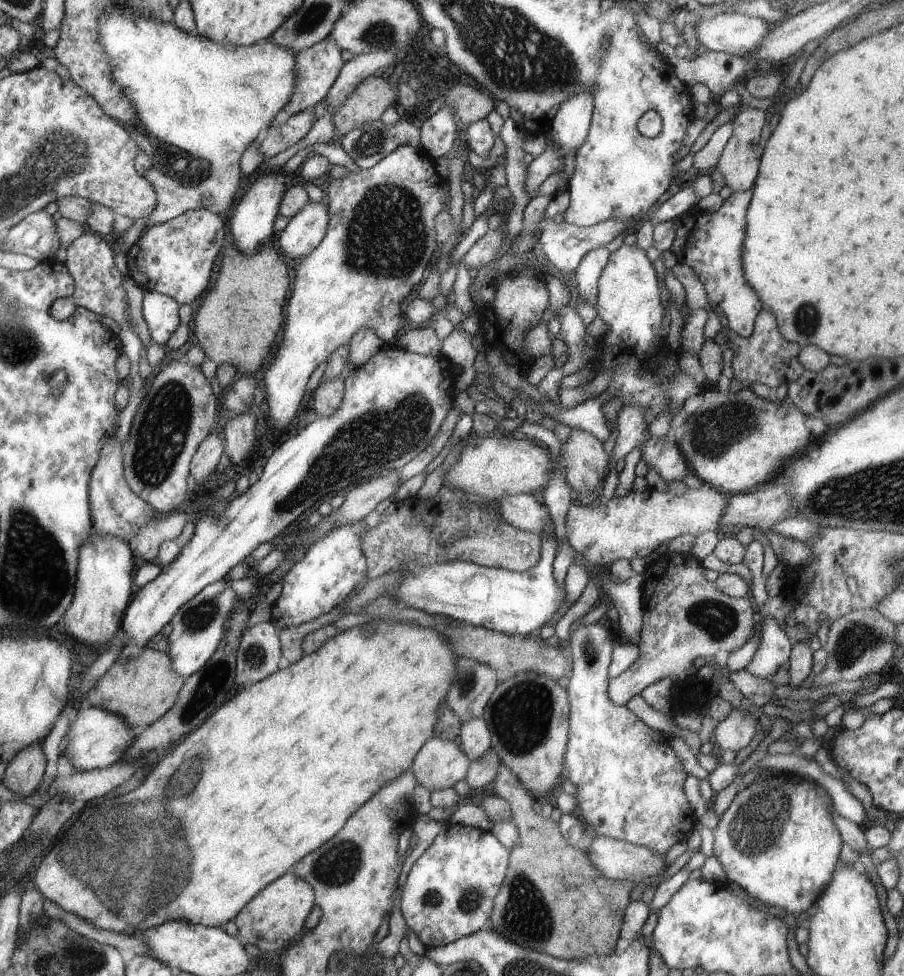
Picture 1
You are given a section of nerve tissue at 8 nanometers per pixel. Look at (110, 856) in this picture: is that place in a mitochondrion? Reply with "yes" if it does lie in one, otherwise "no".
yes

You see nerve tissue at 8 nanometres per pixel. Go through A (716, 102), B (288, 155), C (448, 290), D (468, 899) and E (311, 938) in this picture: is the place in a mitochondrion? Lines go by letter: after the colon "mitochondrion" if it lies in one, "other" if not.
A: other
B: other
C: other
D: mitochondrion
E: other

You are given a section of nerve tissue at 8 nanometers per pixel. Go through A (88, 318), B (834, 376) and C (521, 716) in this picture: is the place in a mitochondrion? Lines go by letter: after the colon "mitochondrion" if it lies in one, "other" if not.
A: other
B: other
C: mitochondrion

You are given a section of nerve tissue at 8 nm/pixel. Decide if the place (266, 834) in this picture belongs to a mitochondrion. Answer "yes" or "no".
no

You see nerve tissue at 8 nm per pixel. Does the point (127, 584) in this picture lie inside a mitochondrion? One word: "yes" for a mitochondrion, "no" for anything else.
no

